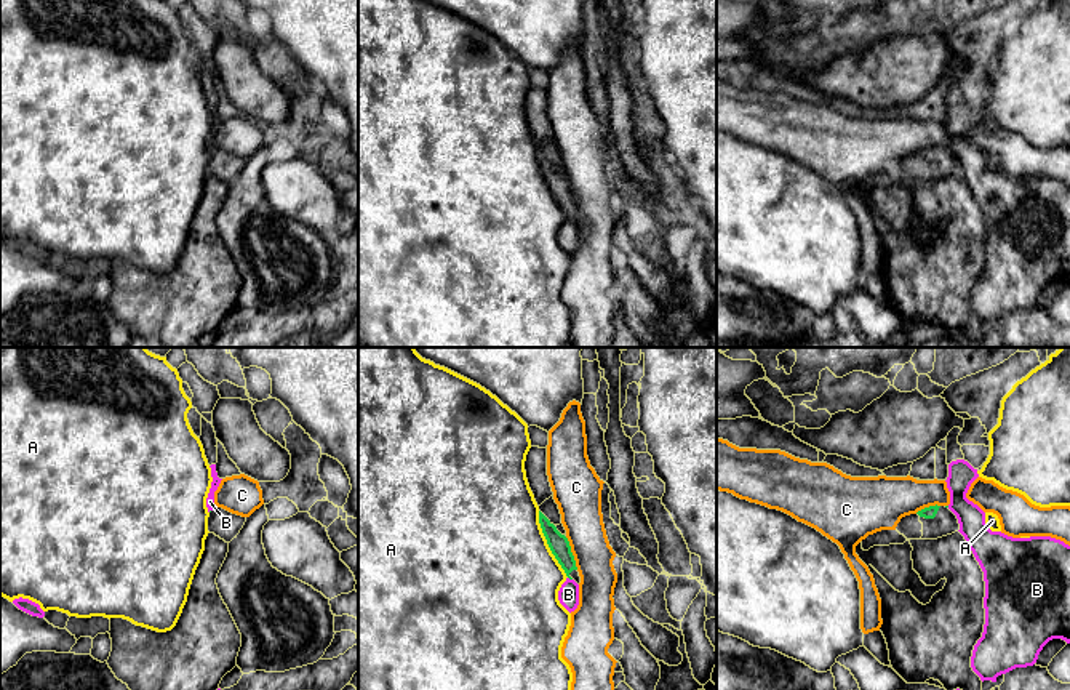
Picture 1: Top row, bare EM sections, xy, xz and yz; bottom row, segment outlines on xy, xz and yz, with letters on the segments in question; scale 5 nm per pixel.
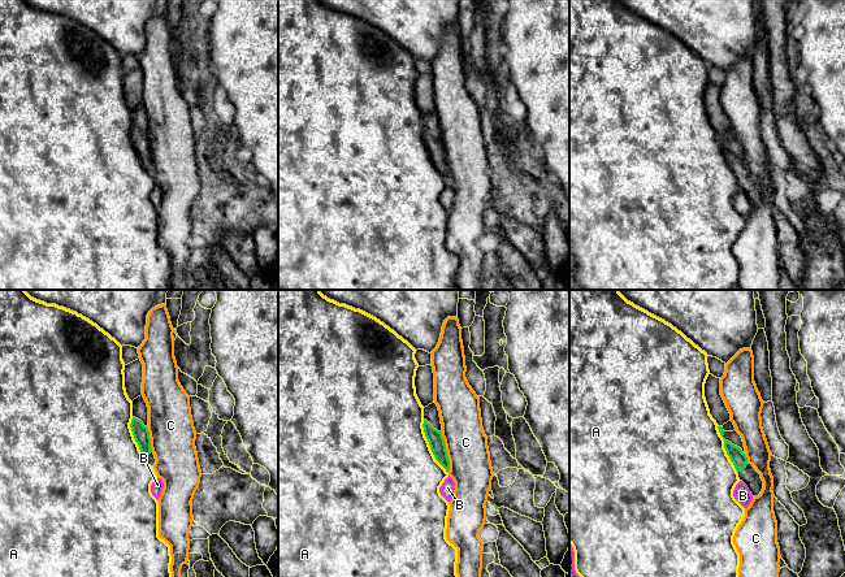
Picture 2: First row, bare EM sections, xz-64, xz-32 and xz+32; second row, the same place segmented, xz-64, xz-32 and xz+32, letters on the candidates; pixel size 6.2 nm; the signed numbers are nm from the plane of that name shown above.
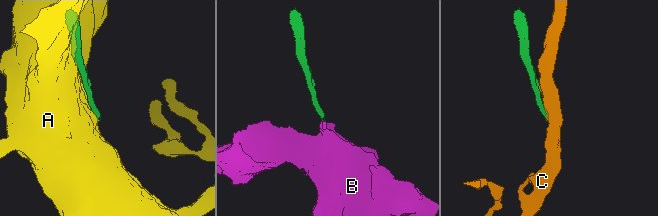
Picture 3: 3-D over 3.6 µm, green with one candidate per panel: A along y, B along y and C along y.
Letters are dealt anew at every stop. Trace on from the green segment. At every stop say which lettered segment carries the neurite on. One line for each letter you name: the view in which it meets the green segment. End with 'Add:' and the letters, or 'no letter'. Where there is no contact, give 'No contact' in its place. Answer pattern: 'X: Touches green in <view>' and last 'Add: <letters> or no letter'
Add: no letter

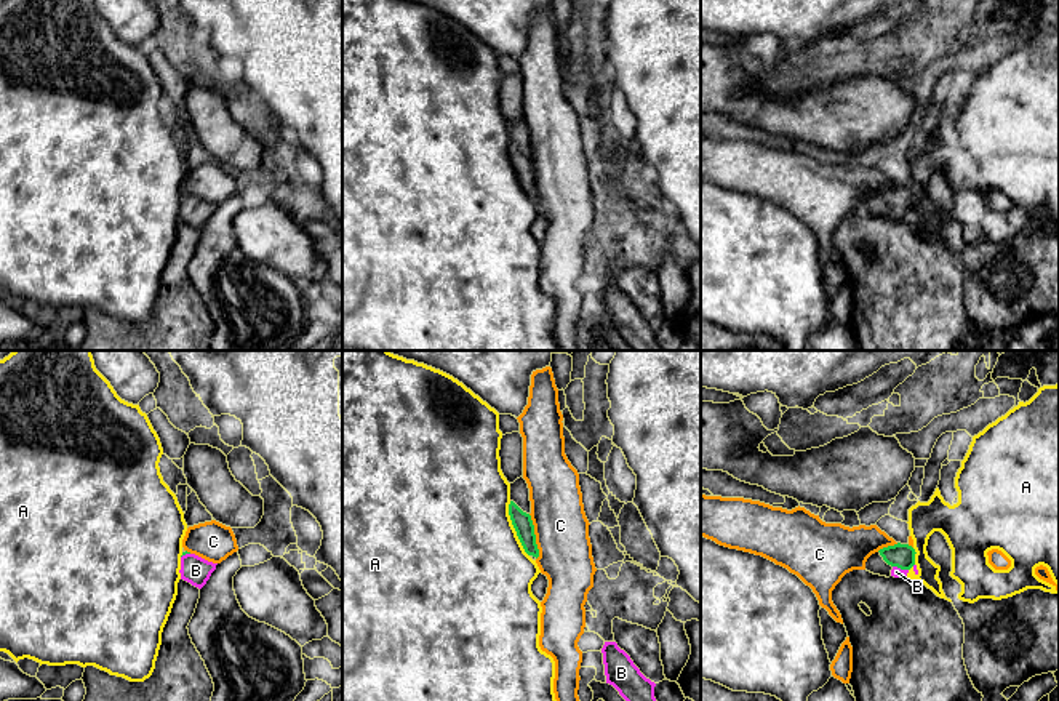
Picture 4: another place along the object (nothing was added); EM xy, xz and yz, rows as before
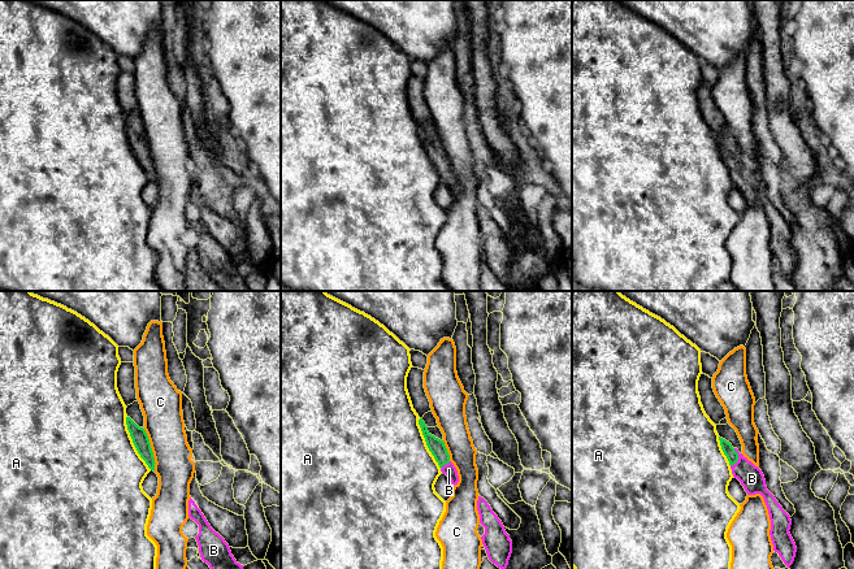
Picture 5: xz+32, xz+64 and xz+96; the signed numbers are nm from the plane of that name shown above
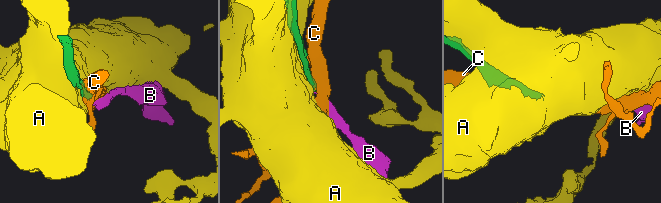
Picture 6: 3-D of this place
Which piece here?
B: Touches green in yz
Add: B

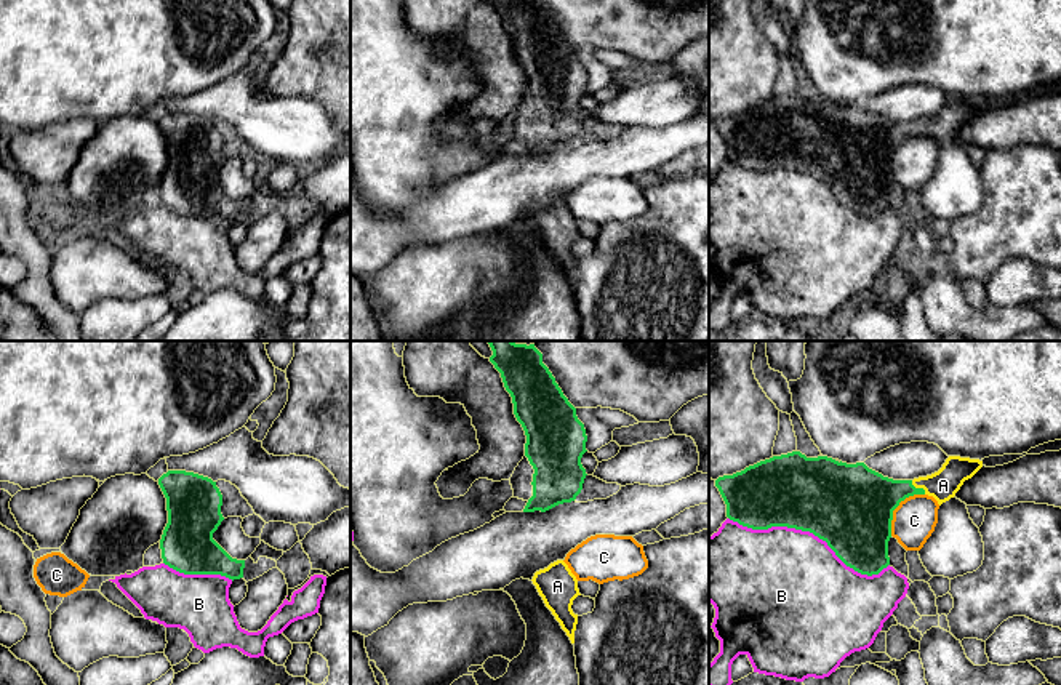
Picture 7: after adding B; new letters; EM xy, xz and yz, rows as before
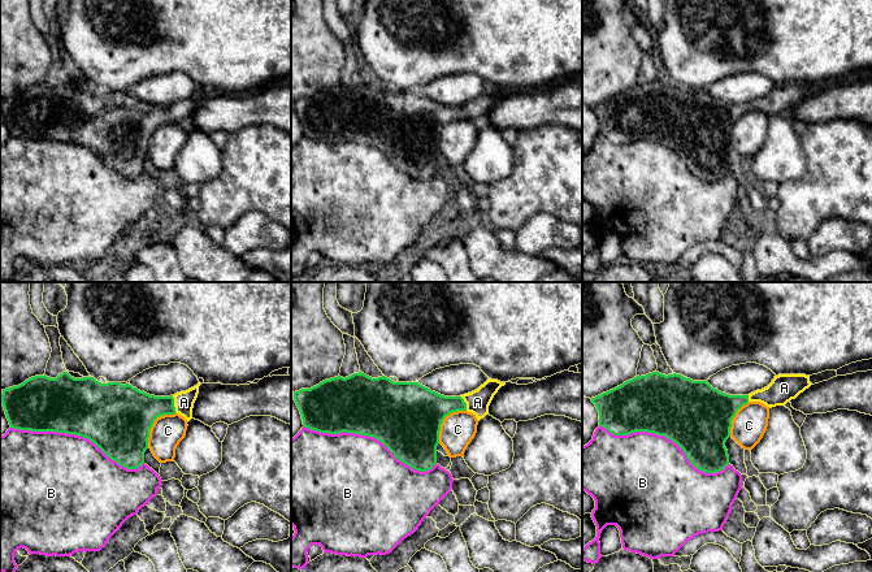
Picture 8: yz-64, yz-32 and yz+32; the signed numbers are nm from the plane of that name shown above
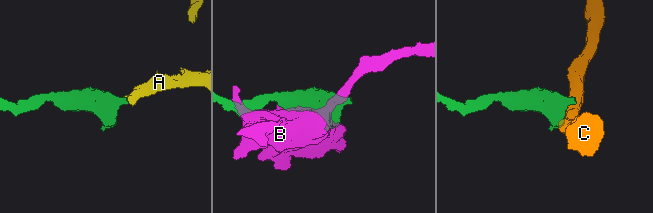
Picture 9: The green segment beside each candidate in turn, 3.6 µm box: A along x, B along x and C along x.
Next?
A: Touches green in yz
Add: A

